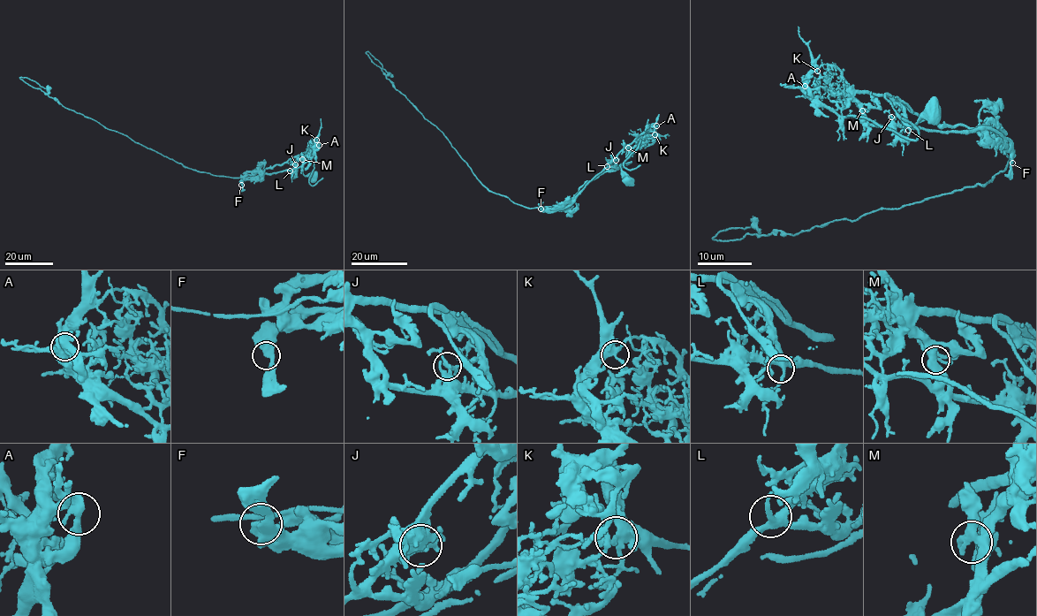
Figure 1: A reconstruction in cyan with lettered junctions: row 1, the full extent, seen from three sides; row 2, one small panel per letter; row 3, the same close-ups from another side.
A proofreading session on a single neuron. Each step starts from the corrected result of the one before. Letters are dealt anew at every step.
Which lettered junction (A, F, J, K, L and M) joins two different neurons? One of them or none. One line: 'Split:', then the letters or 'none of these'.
Split: K

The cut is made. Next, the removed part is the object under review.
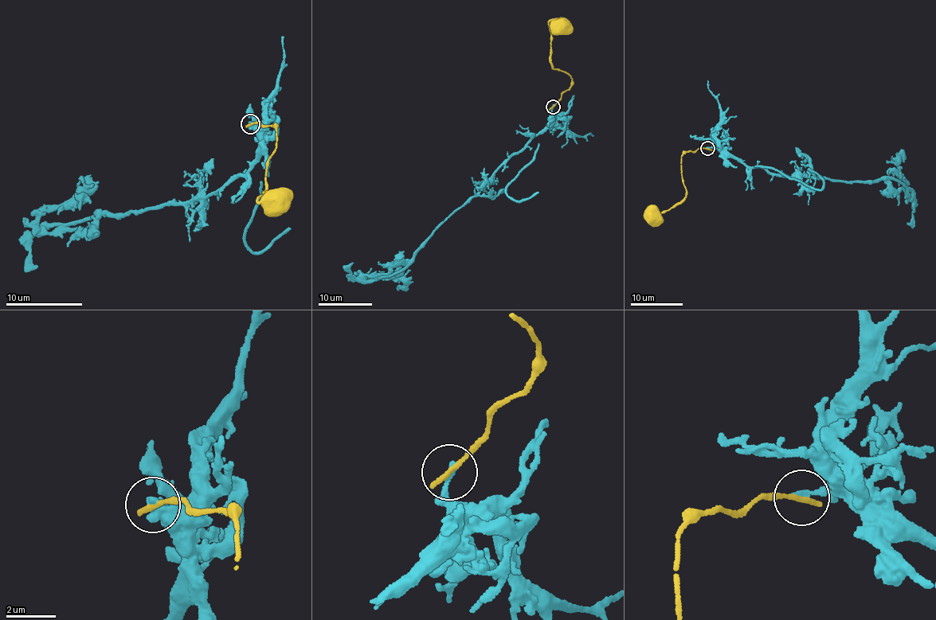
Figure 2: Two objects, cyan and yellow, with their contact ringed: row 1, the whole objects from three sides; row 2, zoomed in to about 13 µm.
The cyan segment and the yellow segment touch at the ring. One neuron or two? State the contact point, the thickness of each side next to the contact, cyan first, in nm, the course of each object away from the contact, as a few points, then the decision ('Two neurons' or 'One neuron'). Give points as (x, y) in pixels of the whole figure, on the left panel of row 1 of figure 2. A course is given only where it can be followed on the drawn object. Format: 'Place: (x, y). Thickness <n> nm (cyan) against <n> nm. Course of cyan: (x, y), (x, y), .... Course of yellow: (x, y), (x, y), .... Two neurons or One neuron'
Place: (250, 124). Thickness 260 nm (cyan) against 260 nm. Course of cyan: (250, 124), (260, 141), (245, 173), (202, 199), (46, 232), (39, 218), (63, 208), (87, 186), (77, 185). Course of yellow: (250, 124), (271, 125), (277, 131), (264, 195), (258, 201), (277, 200). Two neurons

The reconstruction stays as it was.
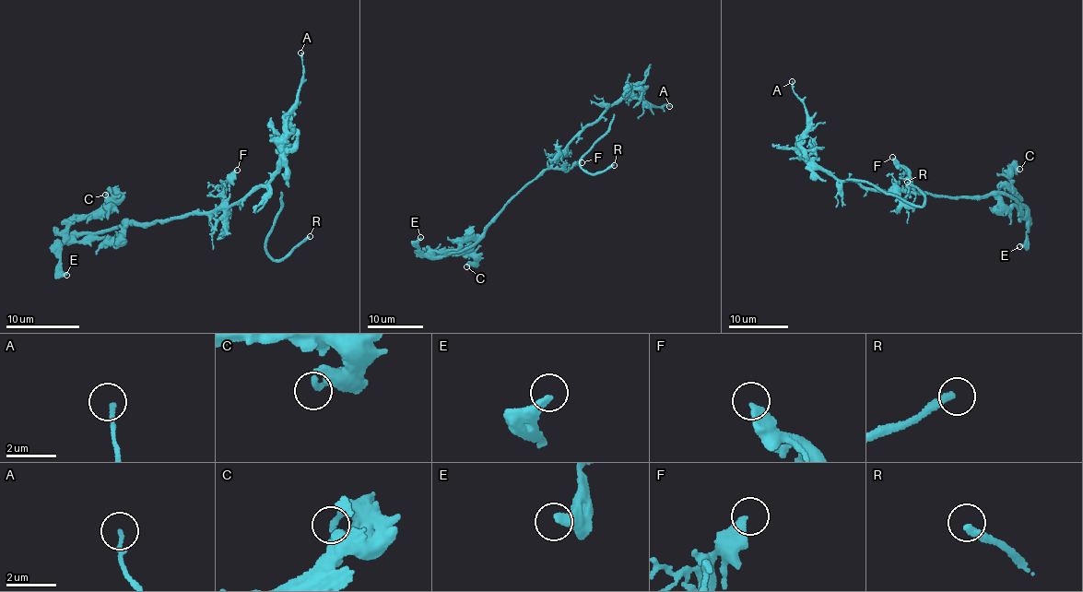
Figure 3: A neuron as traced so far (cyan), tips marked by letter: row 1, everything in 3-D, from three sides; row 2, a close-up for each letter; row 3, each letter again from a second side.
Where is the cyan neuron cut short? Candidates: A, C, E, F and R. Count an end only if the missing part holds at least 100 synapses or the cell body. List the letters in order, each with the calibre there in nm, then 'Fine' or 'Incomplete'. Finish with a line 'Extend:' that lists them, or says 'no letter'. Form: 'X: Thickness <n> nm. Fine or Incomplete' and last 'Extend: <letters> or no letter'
A: Thickness 170 nm. Fine
C: Thickness 320 nm. Fine
E: Thickness 320 nm. Fine
F: Thickness 400 nm. Fine
R: Thickness 280 nm. Incomplete
Extend: R

